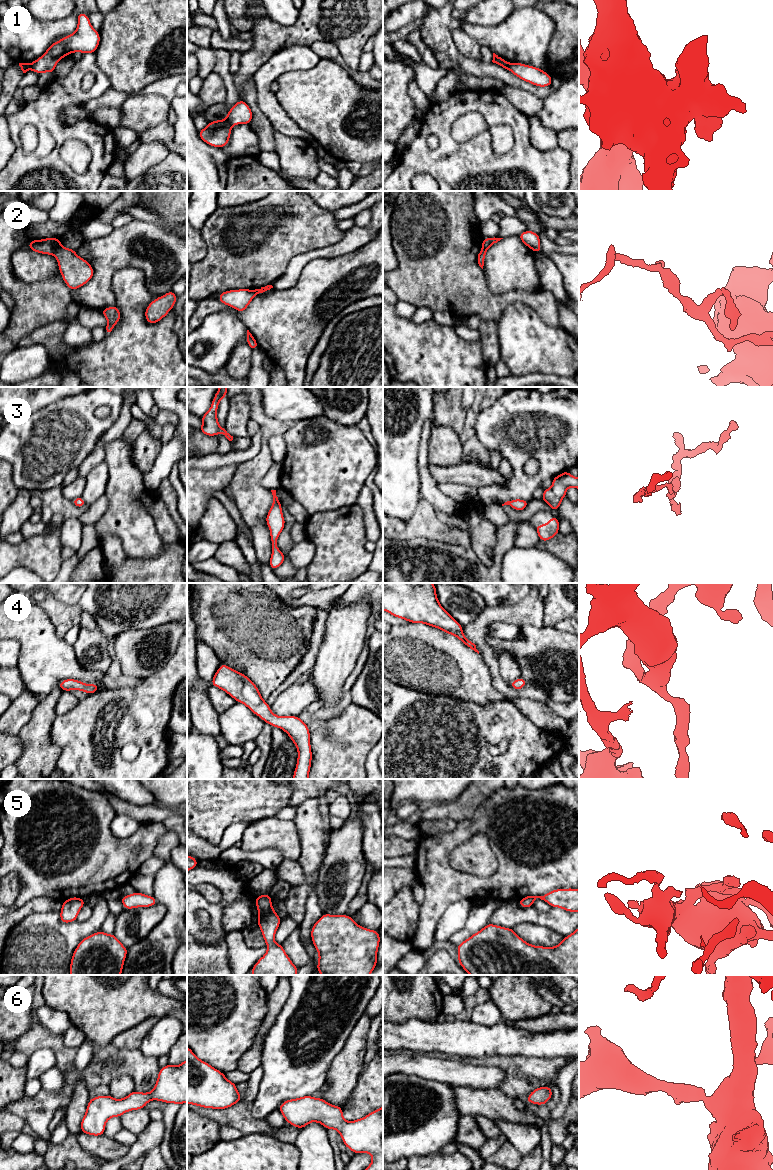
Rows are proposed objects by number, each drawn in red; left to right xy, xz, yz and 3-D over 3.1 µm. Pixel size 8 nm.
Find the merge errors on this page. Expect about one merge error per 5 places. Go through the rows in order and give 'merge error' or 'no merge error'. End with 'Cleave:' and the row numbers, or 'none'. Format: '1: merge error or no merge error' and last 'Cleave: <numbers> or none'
1: merge error
2: merge error
3: no merge error
4: no merge error
5: no merge error
6: no merge error
Cleave: 1, 2

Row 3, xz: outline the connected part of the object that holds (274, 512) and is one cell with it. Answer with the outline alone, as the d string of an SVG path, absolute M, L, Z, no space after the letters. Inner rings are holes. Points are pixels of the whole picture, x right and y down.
M271 490L273 495L273 504L269 509L269 512L266 516L266 524L270 529L270 538L272 545L272 554L269 561L271 569L274 571L277 569L286 559L286 556L280 551L277 547L277 539L284 529L285 519L282 514L281 503L276 496L276 490Z

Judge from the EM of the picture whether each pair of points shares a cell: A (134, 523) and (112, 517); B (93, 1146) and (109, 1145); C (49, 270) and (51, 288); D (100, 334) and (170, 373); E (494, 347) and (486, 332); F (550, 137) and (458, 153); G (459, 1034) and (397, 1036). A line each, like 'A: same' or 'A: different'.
A: same
B: same
C: different
D: different
E: same
F: different
G: same

